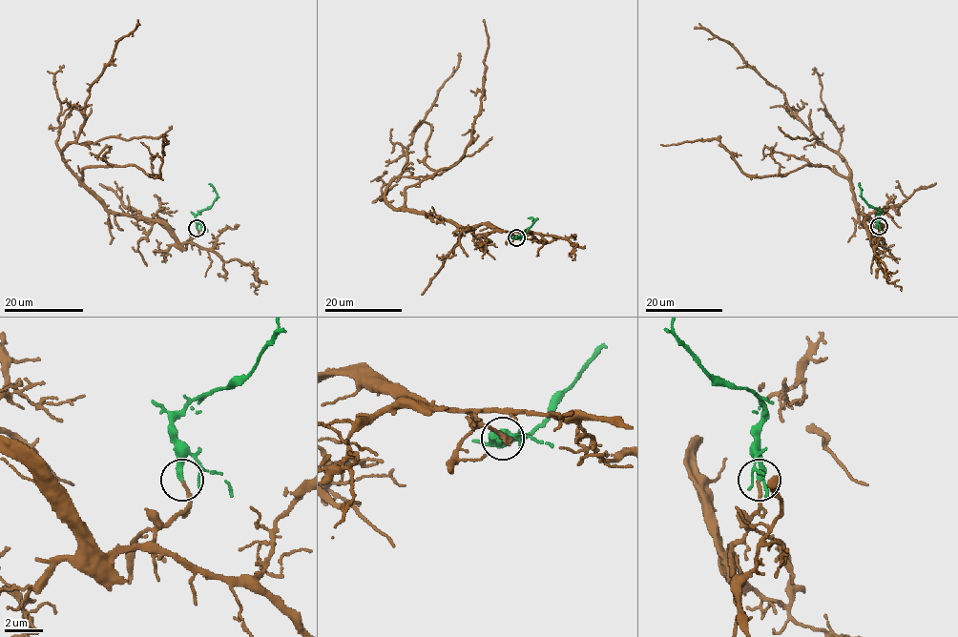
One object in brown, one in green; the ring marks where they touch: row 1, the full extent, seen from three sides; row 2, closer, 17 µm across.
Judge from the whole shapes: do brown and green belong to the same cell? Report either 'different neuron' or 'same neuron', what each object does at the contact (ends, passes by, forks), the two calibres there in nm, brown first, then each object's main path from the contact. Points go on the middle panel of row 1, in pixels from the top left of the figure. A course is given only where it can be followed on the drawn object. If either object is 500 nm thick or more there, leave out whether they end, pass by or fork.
same neuron; brown ends there; green ends there; 170 nm thick on the brown side, 320 nm on the other; brown runs (516, 237), (485, 224), (461, 227), (405, 205), (405, 190), (452, 167), (471, 138), (489, 45), (484, 19); green runs (516, 237), (524, 235), (535, 220), (528, 218)

